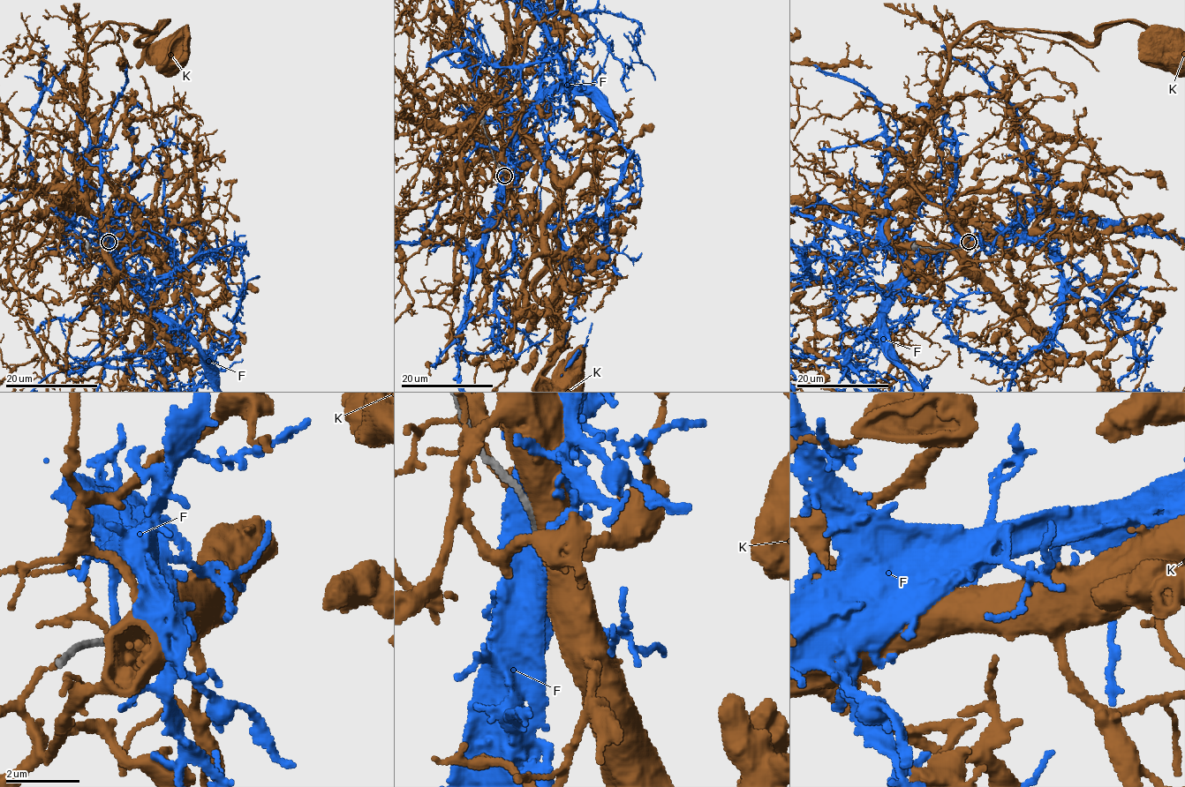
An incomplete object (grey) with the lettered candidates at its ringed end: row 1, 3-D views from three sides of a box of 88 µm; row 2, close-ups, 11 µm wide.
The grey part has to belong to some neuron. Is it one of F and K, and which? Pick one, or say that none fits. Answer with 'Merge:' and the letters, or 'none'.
Merge: none

